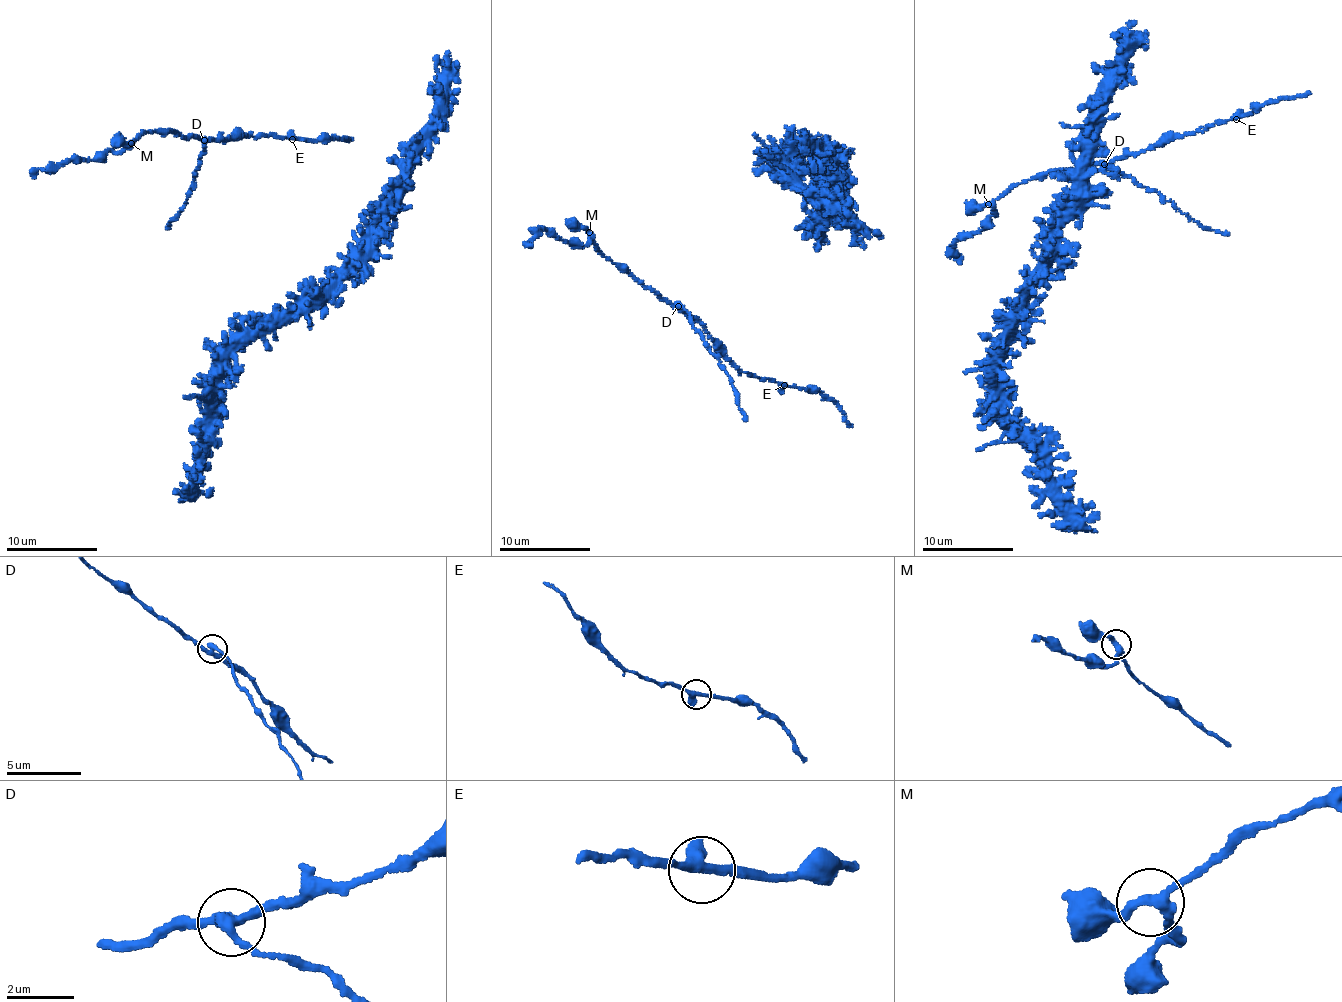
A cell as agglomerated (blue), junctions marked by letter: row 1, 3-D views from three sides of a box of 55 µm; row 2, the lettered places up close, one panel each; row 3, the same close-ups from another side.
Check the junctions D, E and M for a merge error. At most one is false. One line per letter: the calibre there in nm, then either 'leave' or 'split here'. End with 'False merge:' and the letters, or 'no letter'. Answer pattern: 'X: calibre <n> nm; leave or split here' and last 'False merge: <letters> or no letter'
D: calibre 300 nm; split here
E: calibre 280 nm; leave
M: calibre 280 nm; leave
False merge: D

